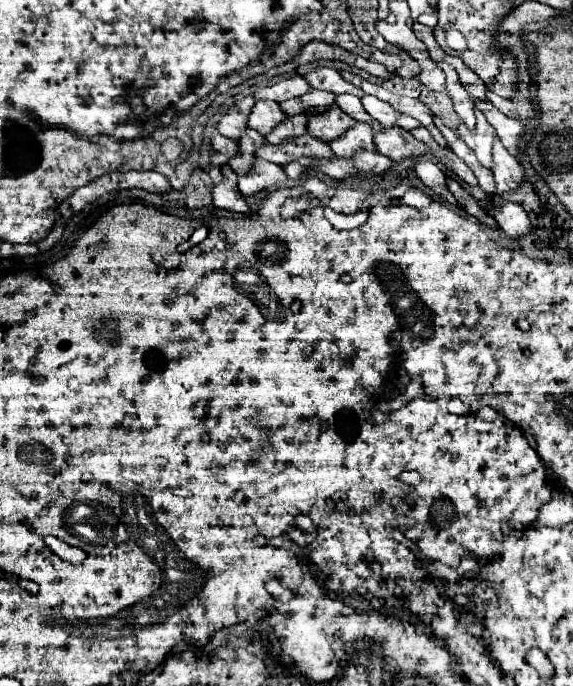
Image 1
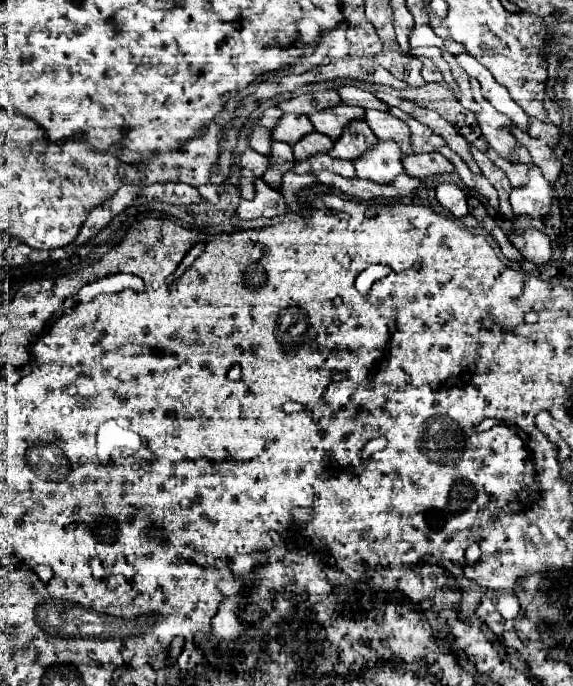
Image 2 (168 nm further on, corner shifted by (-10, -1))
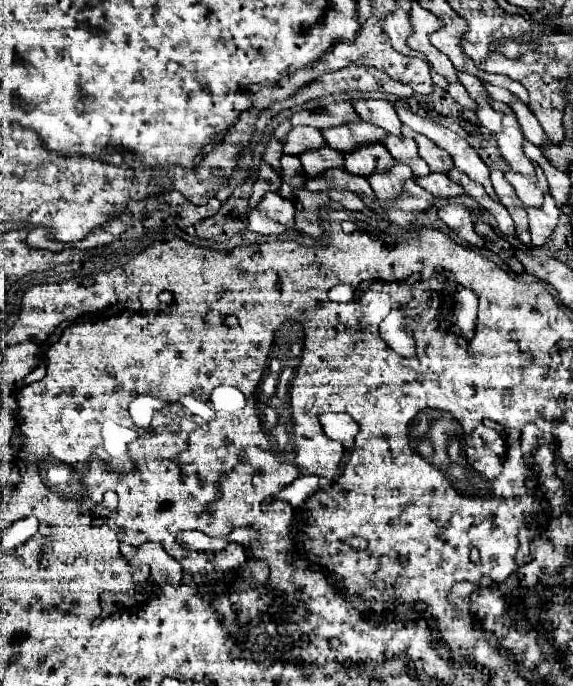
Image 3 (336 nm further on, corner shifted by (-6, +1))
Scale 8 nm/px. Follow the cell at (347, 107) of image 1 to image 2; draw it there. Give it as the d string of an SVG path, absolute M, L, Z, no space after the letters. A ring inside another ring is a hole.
M365 110L365 122L371 126L377 138L395 140L403 152L407 154L413 152L409 144L409 128L397 116L381 112L381 110Z

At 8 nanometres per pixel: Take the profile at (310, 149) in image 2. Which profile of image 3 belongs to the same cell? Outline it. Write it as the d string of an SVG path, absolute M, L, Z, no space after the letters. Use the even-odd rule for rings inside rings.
M325 146L325 148L319 148L315 152L305 152L303 156L299 156L301 164L303 164L303 170L307 172L309 178L317 178L321 176L323 172L327 170L333 170L333 168L345 168L343 164L343 154L341 152L335 152L333 148Z

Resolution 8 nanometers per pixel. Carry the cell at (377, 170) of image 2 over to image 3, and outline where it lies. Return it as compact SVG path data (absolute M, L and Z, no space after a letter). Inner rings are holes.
M395 162L395 166L387 172L377 172L375 176L367 178L371 188L375 190L375 198L379 200L381 206L393 202L397 196L401 196L403 192L403 184L413 178L411 168L407 168L405 164Z

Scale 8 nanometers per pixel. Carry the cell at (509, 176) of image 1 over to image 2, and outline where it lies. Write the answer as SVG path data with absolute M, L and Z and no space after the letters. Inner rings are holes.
M529 166L527 182L521 188L513 188L511 206L515 214L527 214L529 218L545 218L551 206L551 186L543 178L537 166Z

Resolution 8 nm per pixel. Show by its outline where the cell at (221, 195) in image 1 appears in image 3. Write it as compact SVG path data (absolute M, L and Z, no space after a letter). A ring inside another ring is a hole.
M267 194L257 210L249 212L249 230L257 234L283 234L287 228L295 228L295 206L291 200L281 198L279 194Z

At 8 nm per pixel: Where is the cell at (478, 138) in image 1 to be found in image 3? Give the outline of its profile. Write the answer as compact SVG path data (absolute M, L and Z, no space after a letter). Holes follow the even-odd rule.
M537 168L537 184L527 180L525 176L521 174L515 174L515 172L505 172L505 178L511 182L511 186L515 188L517 196L523 200L525 206L541 206L543 204L543 198L547 194L547 182L541 174L541 168Z

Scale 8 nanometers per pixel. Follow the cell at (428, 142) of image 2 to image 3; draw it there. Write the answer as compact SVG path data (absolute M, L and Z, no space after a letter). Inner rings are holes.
M403 126L403 136L405 138L413 138L417 142L419 156L423 156L427 160L427 164L429 164L429 168L433 172L449 172L453 168L451 156L445 150L441 150L435 142L431 142L427 136L411 130L409 126Z

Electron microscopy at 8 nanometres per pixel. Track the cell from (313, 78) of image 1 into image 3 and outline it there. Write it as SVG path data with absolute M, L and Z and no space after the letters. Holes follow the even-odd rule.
M357 100L353 102L355 112L361 116L361 120L367 120L369 124L375 124L389 134L401 136L401 120L395 112L395 106L387 100Z

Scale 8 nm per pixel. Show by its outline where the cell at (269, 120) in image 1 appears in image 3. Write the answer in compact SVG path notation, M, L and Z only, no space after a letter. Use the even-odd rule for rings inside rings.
M297 126L289 132L283 148L287 154L291 156L299 156L303 152L309 152L309 150L315 150L315 148L323 148L327 146L323 134L317 130L317 128L311 128L311 126Z

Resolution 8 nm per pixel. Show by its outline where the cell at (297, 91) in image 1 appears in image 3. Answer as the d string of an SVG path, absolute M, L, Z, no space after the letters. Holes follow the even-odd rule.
M335 102L335 104L327 104L323 110L313 110L313 112L303 110L291 116L293 126L313 126L317 130L343 126L351 122L359 122L359 116L349 102Z

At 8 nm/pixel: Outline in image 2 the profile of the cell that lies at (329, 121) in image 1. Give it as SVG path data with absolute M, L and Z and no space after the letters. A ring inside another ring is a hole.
M351 120L345 128L343 134L333 140L333 148L329 150L329 154L333 158L355 158L355 154L361 154L363 150L367 150L367 146L371 142L375 142L375 134L373 130L363 122L363 120Z

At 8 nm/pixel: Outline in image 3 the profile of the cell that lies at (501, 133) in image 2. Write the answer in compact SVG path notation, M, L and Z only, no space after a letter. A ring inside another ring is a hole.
M493 102L493 110L505 114L505 118L503 118L503 132L495 134L495 140L499 144L499 150L501 150L503 158L509 162L513 172L519 172L519 174L531 178L533 182L537 182L535 166L523 152L525 136L521 132L521 126L519 126L513 110L507 108L507 104L501 104L501 102Z

